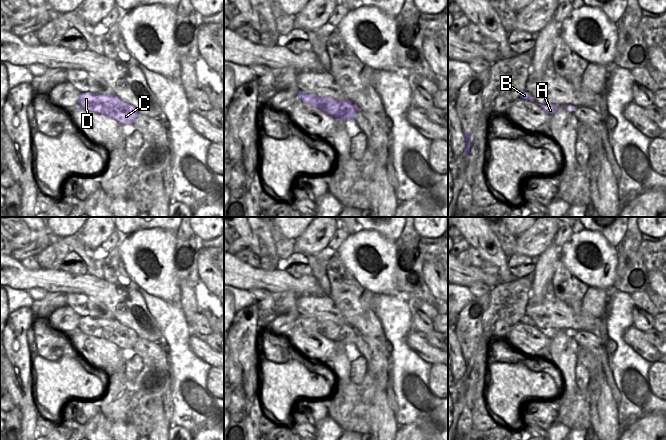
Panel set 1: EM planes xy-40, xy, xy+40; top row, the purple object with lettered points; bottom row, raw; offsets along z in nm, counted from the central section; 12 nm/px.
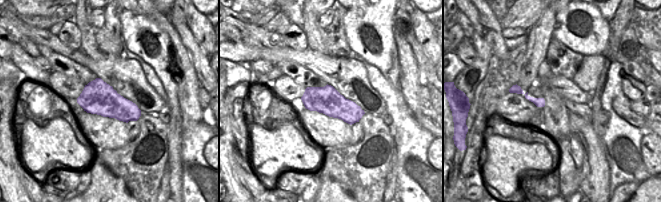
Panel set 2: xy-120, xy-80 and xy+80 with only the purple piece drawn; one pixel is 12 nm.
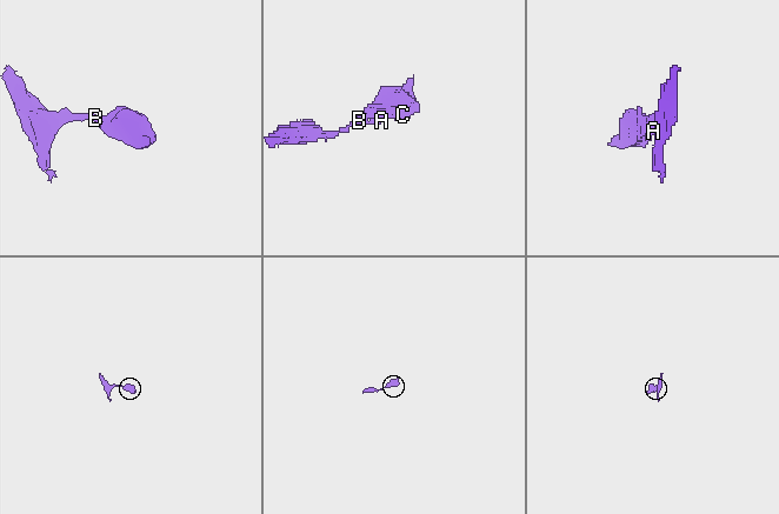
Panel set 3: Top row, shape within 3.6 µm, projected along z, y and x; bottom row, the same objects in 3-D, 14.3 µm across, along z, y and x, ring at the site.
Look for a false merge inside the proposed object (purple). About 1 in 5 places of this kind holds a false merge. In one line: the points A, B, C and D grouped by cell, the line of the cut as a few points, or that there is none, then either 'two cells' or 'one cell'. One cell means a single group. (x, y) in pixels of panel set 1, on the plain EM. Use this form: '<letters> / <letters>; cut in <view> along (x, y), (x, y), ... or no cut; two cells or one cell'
A B C D; no cut; one cell

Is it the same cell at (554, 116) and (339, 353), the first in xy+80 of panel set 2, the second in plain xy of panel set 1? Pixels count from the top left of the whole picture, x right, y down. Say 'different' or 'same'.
same

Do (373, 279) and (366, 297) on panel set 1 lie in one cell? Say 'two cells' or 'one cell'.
two cells

